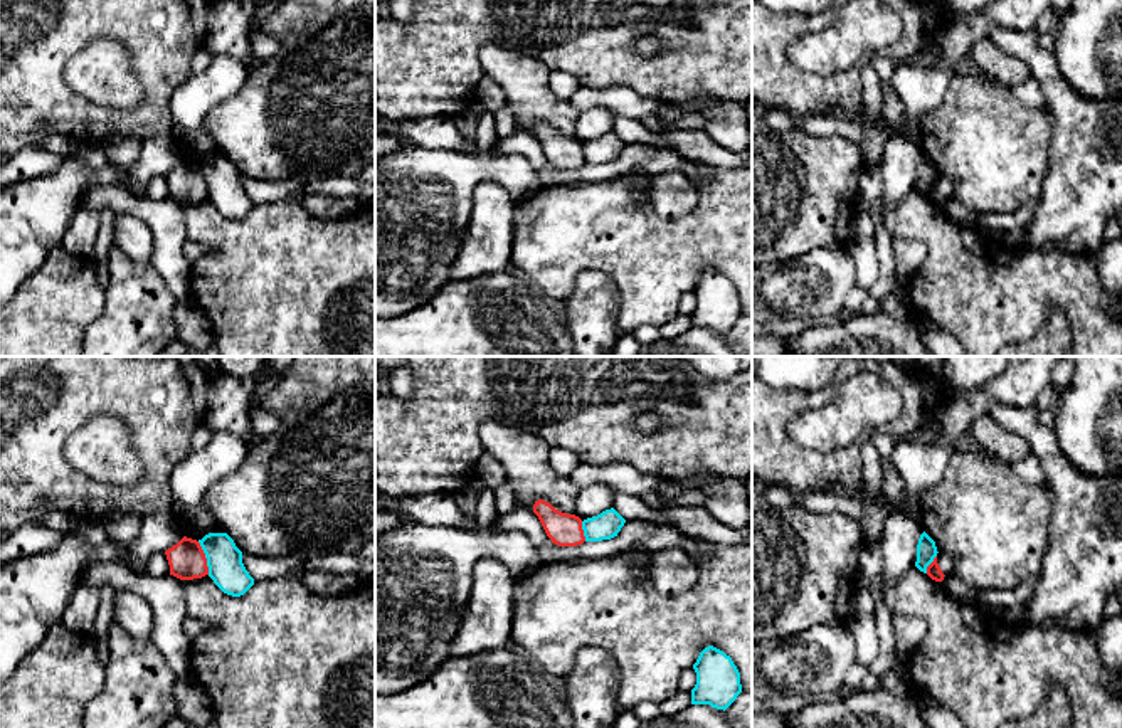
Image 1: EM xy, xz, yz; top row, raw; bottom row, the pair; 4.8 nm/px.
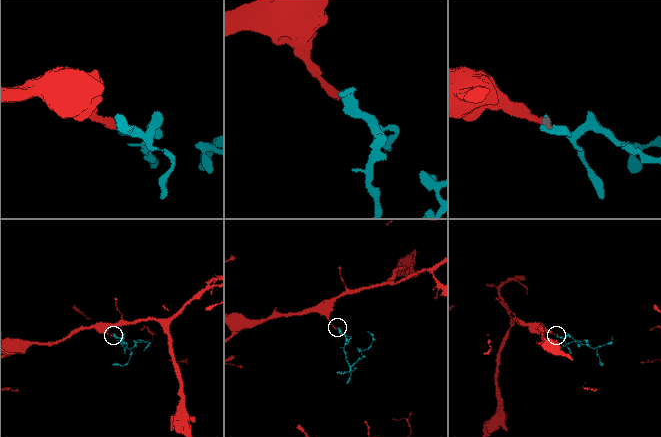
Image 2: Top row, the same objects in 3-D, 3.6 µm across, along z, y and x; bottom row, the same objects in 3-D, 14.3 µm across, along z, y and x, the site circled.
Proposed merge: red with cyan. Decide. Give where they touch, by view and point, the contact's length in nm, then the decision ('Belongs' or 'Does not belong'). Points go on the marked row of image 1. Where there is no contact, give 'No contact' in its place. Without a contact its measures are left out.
Touches red at xy (206, 559). Shared border 170 nm. Does not belong

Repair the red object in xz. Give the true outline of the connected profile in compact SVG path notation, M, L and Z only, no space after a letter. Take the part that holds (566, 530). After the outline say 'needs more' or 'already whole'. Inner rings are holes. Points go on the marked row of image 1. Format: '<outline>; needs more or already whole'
M538 499L533 504L547 536L558 546L577 546L585 541L582 520L555 509L550 503Z; already whole

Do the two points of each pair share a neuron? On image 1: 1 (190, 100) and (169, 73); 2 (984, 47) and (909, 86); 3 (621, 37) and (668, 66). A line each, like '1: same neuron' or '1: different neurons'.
1: different neurons
2: different neurons
3: same neuron

